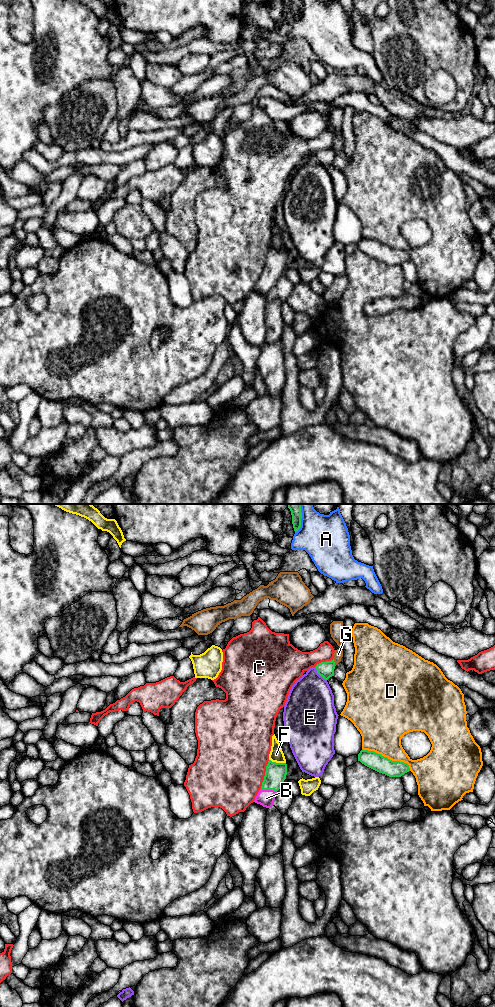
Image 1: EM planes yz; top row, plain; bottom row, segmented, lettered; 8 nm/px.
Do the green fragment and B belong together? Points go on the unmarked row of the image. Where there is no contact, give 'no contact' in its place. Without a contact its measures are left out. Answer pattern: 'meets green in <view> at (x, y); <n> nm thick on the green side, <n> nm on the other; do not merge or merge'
meets green in yz at (269, 277); 170 nm thick on the green side, 130 nm on the other; merge

